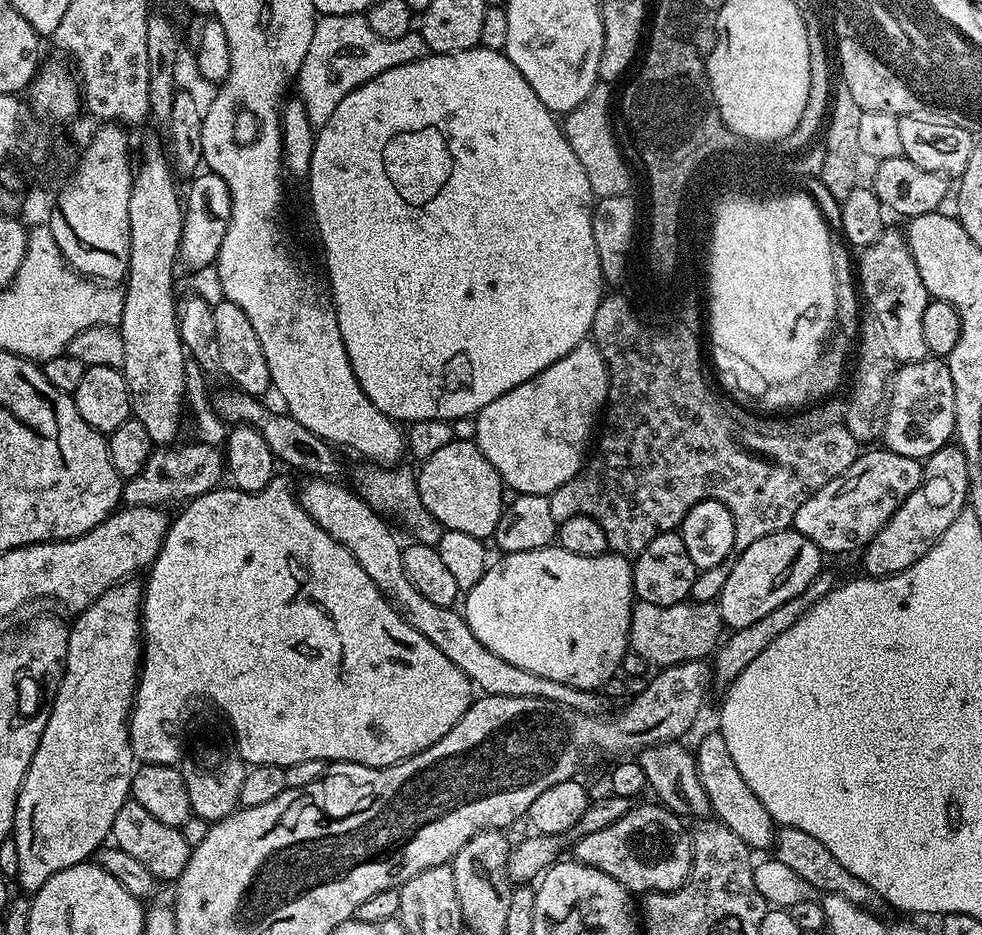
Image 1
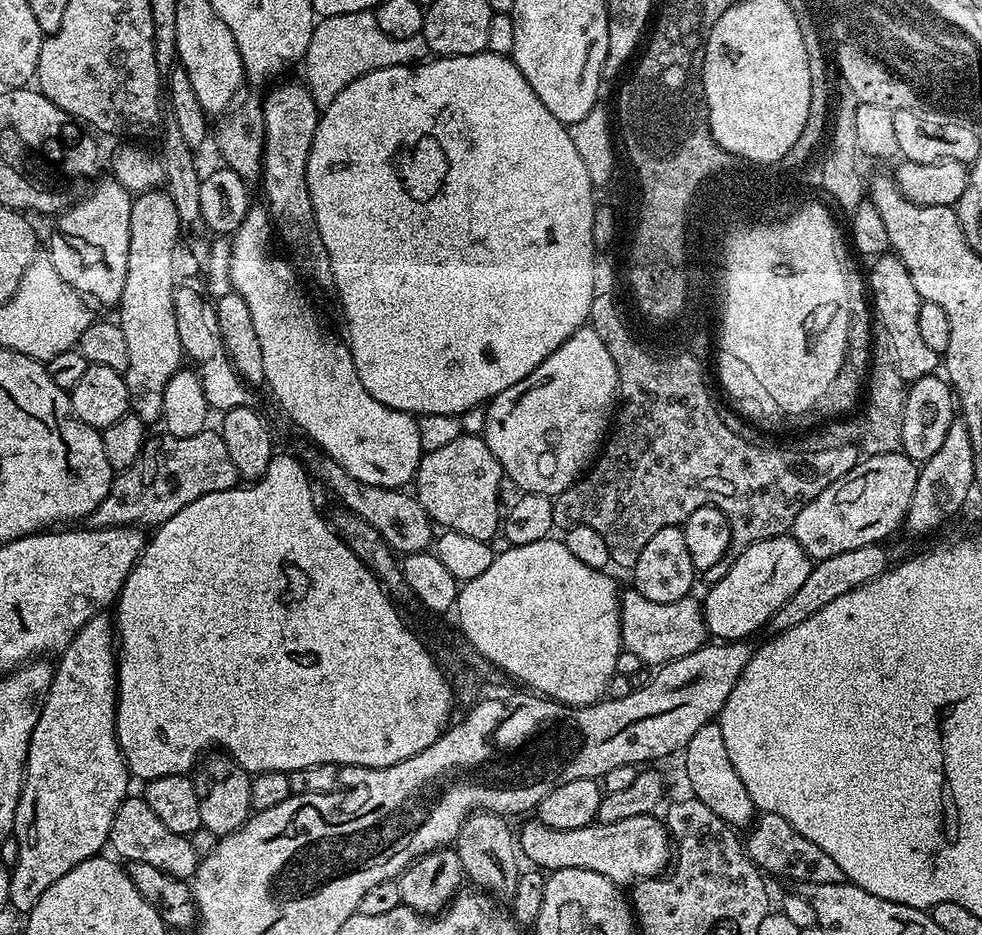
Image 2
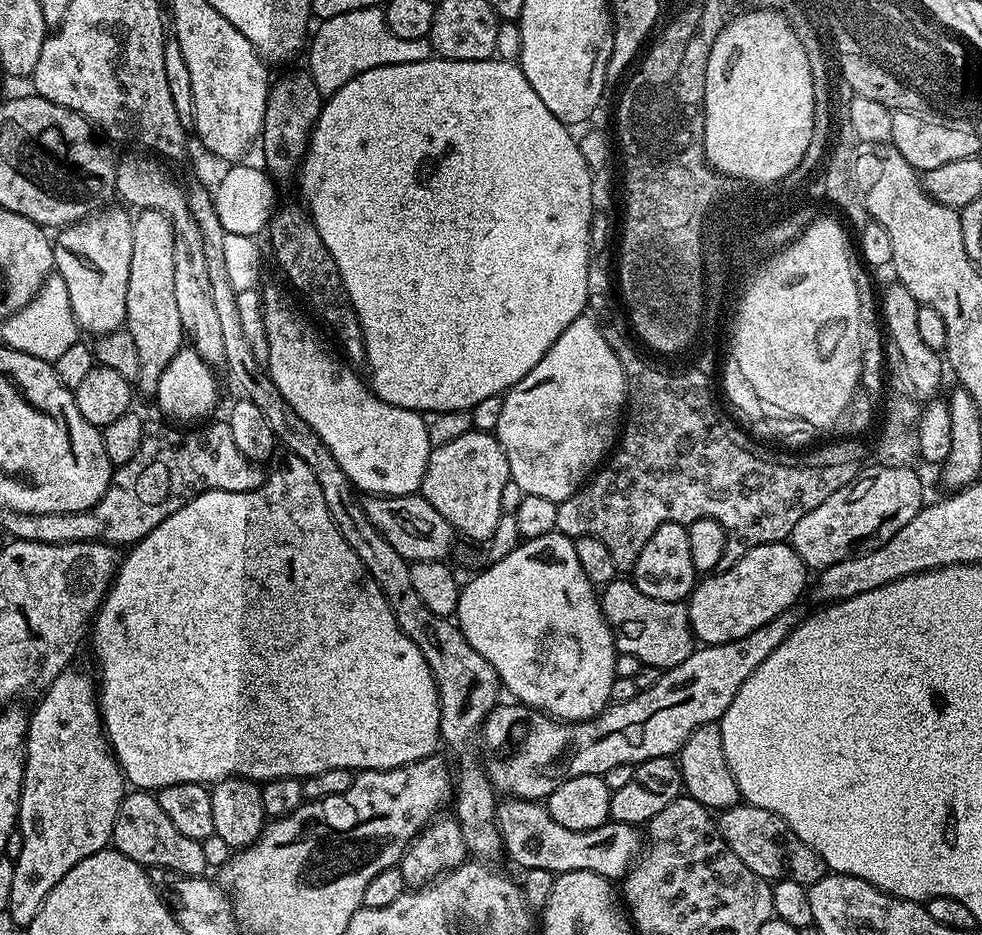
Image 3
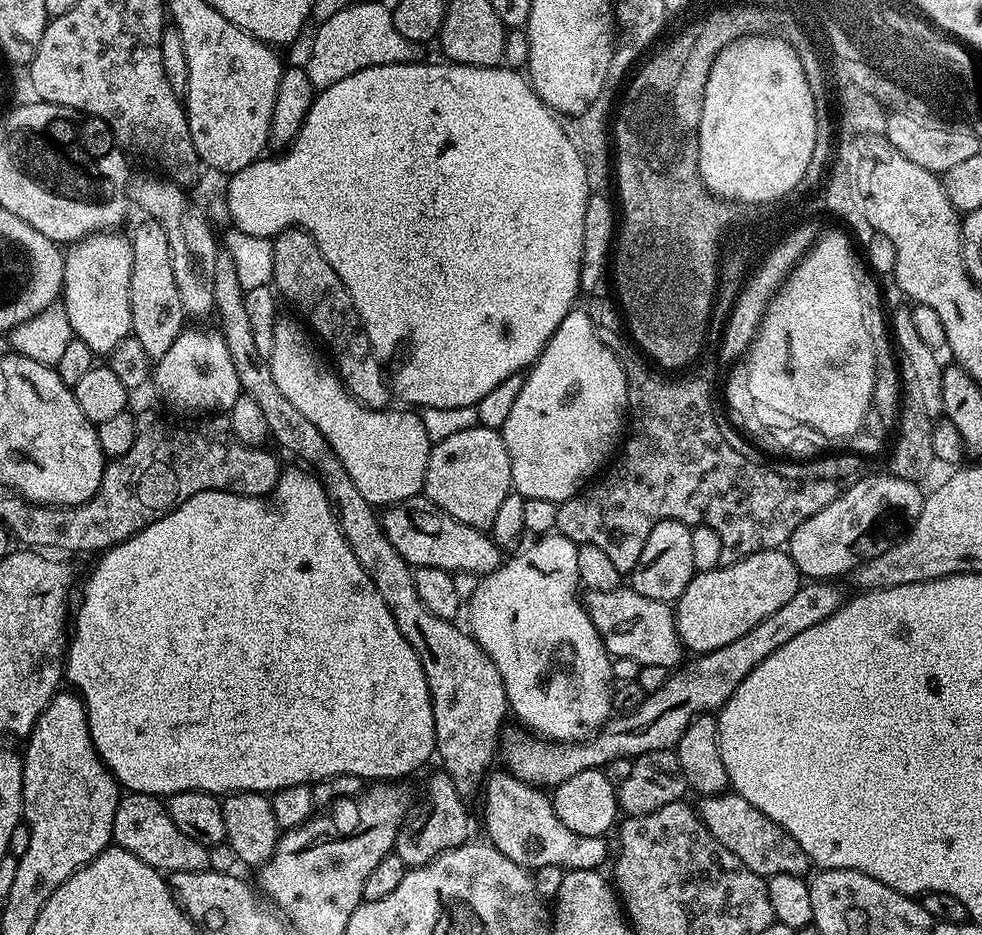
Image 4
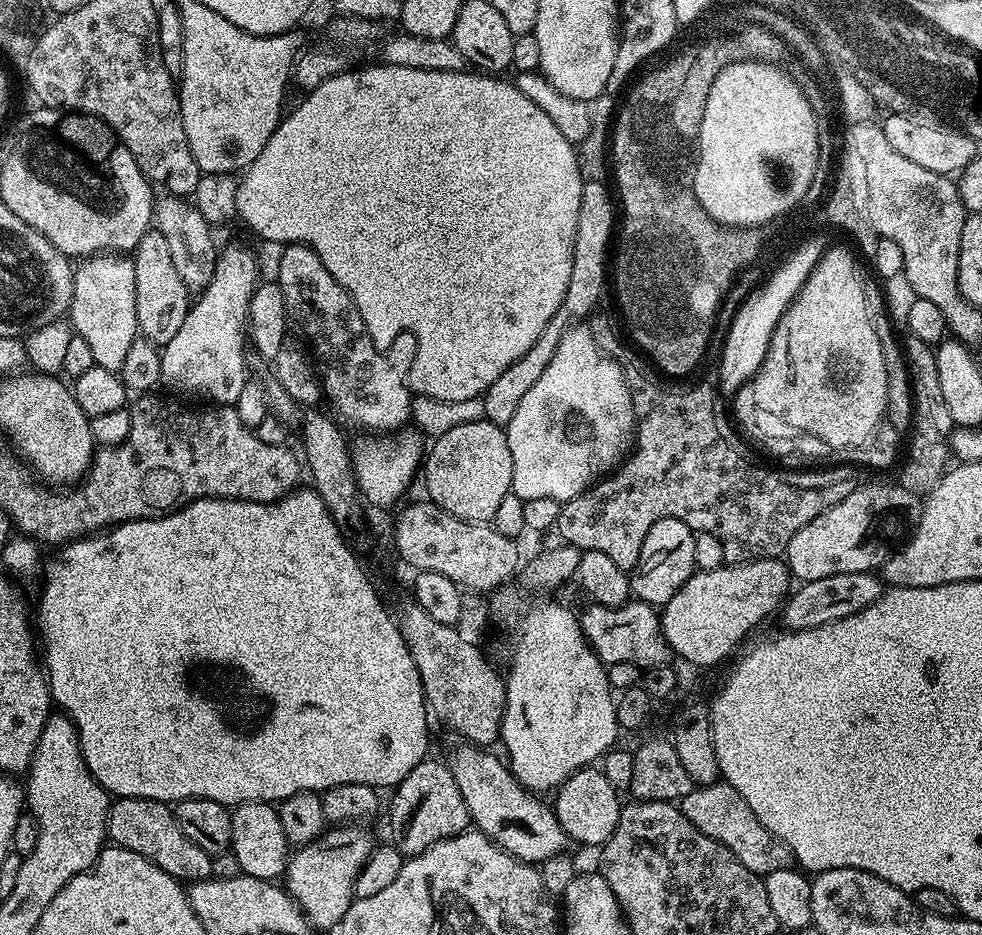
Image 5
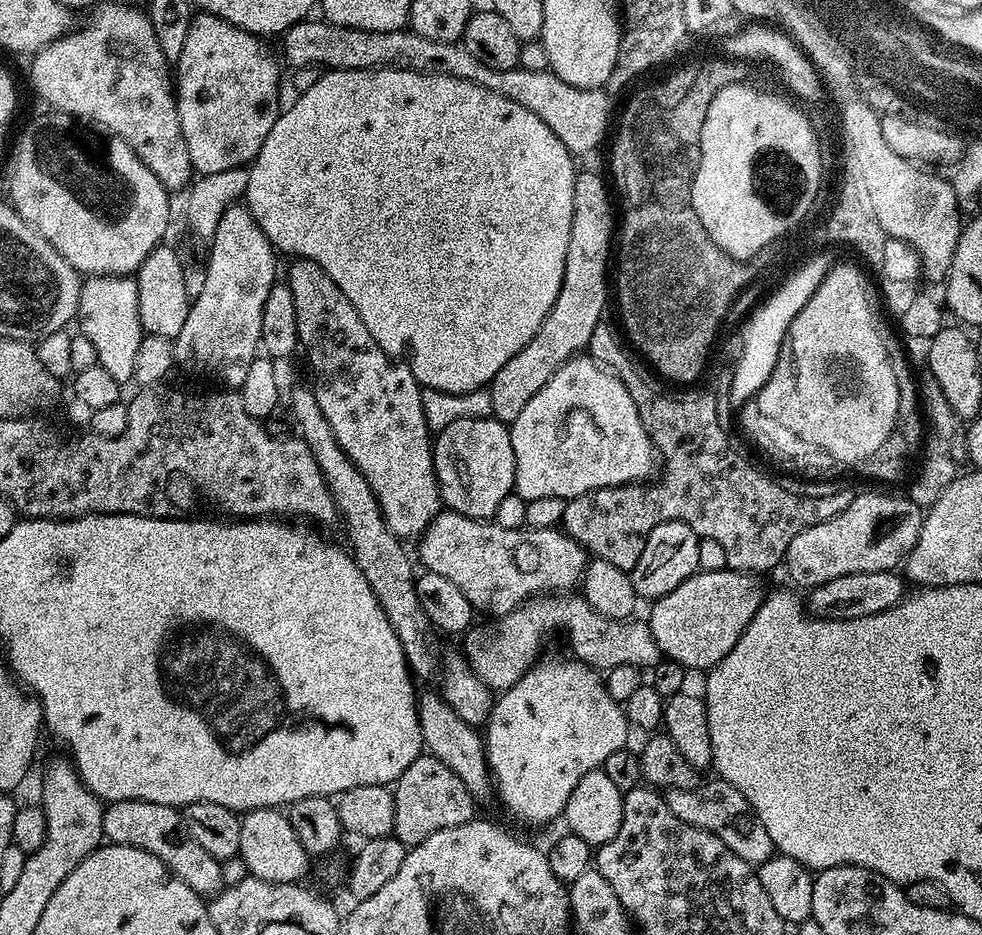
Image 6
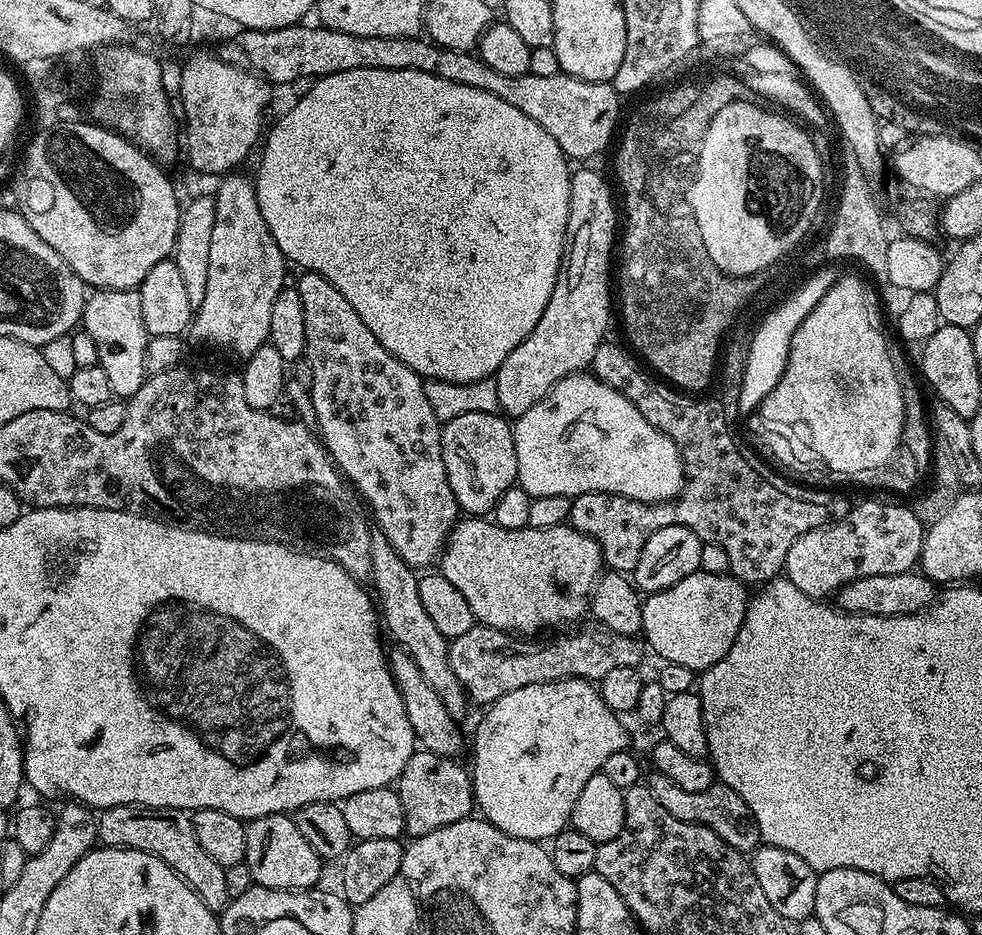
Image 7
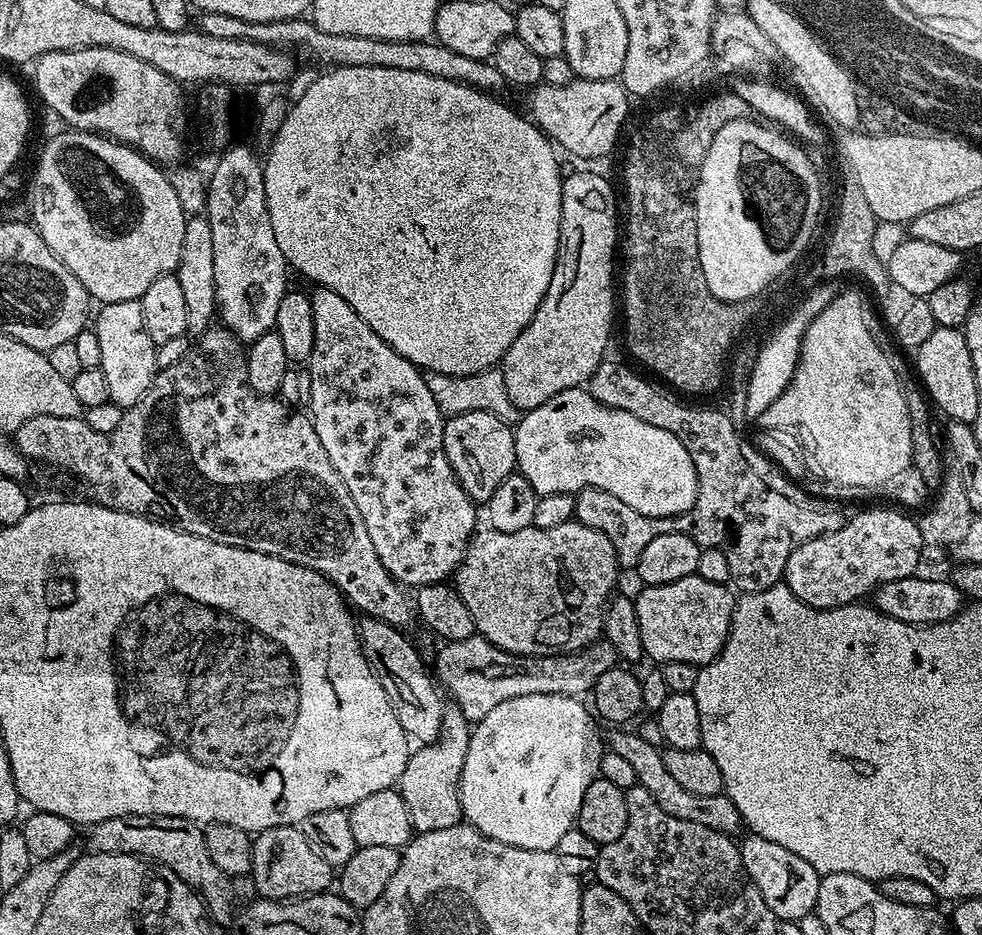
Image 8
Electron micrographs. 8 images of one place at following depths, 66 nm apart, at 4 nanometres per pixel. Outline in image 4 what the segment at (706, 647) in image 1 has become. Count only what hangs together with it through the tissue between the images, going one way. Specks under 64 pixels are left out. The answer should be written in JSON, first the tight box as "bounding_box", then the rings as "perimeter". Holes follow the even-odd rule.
{"bounding_box":[586,586,686,670],"perimeter":[[[621,586],[614,590],[588,592],[586,607],[588,616],[594,622],[594,626],[602,638],[604,648],[609,656],[613,658],[617,656],[634,658],[634,662],[641,665],[666,666],[670,670],[675,669],[685,659],[686,649],[676,629],[676,614],[673,605],[669,601],[646,598],[646,594],[638,594],[638,590],[634,590],[631,586]]]}

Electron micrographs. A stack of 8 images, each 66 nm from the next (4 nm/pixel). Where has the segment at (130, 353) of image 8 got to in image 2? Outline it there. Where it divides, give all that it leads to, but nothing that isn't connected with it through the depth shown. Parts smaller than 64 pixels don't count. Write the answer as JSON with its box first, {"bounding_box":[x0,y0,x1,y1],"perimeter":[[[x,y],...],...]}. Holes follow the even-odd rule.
{"bounding_box":[50,179,134,306],"perimeter":[[[116,179],[103,180],[71,208],[65,208],[55,217],[56,228],[64,236],[53,238],[50,259],[54,270],[62,274],[75,292],[89,301],[116,306],[120,302],[122,286],[126,286],[126,258],[130,258],[130,210],[134,196]]]}

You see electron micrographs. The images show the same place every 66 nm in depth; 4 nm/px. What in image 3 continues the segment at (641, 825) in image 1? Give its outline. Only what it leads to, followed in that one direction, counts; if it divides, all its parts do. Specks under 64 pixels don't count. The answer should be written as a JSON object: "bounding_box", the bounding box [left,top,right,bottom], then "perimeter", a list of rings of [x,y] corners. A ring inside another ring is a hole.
{"bounding_box":[496,799,642,882],"perimeter":[[[501,799],[496,805],[496,825],[504,843],[503,851],[506,856],[508,852],[509,858],[514,863],[520,864],[521,869],[550,870],[553,874],[593,872],[616,882],[623,878],[629,868],[636,863],[642,851],[642,832],[637,825],[609,822],[598,826],[594,830],[566,830],[566,826],[562,826],[560,823],[554,822],[554,818],[550,818],[547,807],[543,803],[535,800]]]}

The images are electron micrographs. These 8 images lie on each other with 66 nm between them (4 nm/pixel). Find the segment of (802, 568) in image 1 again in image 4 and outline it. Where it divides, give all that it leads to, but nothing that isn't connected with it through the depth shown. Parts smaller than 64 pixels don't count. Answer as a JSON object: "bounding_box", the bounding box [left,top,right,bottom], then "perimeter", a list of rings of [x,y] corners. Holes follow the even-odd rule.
{"bounding_box":[674,548,801,654],"perimeter":[[[779,548],[755,552],[736,564],[712,568],[709,572],[697,572],[674,604],[680,640],[692,654],[730,646],[734,638],[742,638],[746,630],[754,630],[762,618],[770,618],[774,610],[790,602],[801,583],[798,566],[794,566],[787,551]]]}

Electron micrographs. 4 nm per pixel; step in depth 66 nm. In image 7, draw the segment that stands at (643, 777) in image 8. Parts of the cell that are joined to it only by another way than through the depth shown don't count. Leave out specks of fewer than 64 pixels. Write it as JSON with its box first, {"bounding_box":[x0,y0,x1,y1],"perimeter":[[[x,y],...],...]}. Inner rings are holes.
{"bounding_box":[646,770,761,854],"perimeter":[[[655,770],[649,771],[649,773],[649,776],[648,773],[646,776],[648,788],[654,794],[654,798],[658,798],[658,806],[662,806],[662,810],[666,810],[666,814],[670,814],[682,822],[690,822],[714,830],[714,834],[718,834],[718,838],[722,838],[722,842],[734,846],[734,850],[739,852],[751,854],[761,847],[760,831],[746,802],[742,802],[742,798],[738,798],[738,794],[734,794],[734,790],[730,790],[725,784],[713,782],[706,790],[691,792],[682,790],[682,786],[678,786],[670,778],[666,778],[666,774]]]}

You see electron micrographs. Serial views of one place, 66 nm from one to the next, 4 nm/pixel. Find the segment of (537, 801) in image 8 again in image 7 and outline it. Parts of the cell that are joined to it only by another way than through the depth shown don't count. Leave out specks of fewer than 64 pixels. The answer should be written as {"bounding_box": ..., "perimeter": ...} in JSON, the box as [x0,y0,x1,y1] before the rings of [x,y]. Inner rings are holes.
{"bounding_box":[470,676,628,842],"perimeter":[[[571,676],[568,680],[549,680],[546,684],[527,684],[522,686],[522,690],[510,690],[510,694],[502,694],[493,704],[487,705],[484,721],[476,728],[476,741],[471,741],[472,764],[470,763],[470,775],[472,777],[472,795],[475,807],[479,815],[485,820],[489,820],[495,828],[510,834],[514,838],[523,840],[535,840],[537,842],[551,841],[553,836],[563,832],[569,827],[574,810],[574,802],[578,802],[578,794],[590,778],[594,778],[600,772],[602,762],[610,758],[610,754],[618,754],[625,751],[628,736],[624,733],[624,728],[620,725],[621,717],[602,702],[599,687],[591,680],[579,680]]]}

